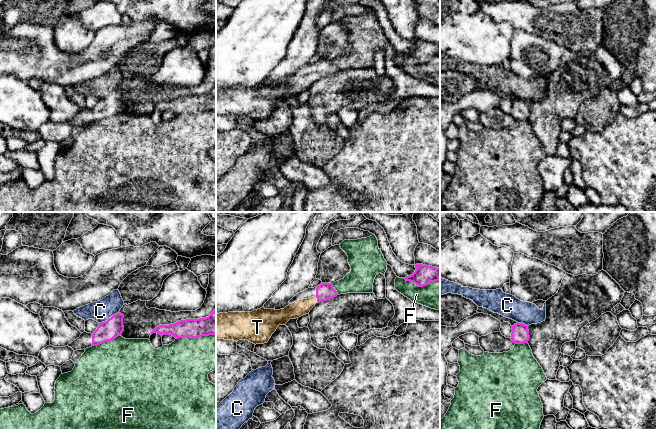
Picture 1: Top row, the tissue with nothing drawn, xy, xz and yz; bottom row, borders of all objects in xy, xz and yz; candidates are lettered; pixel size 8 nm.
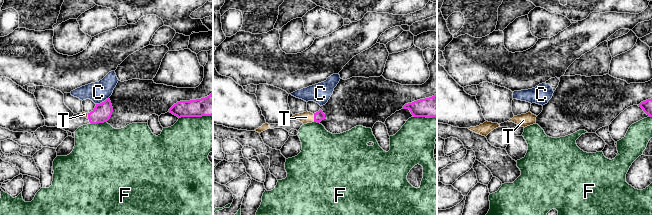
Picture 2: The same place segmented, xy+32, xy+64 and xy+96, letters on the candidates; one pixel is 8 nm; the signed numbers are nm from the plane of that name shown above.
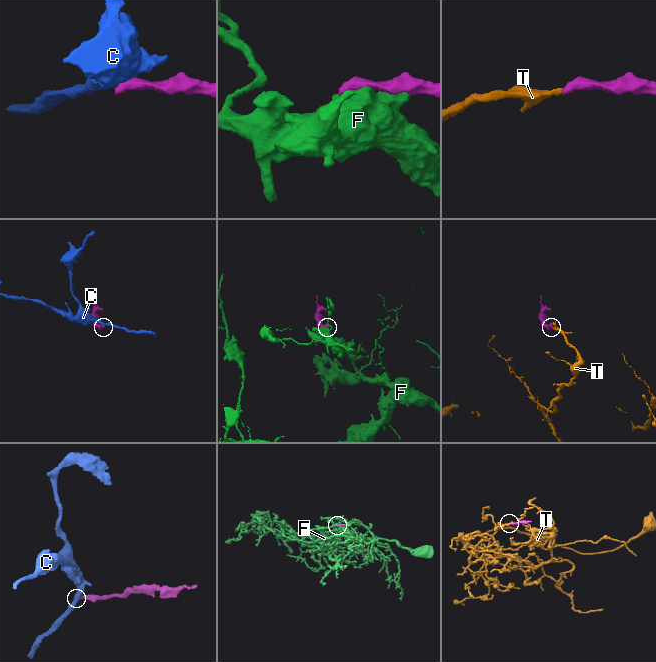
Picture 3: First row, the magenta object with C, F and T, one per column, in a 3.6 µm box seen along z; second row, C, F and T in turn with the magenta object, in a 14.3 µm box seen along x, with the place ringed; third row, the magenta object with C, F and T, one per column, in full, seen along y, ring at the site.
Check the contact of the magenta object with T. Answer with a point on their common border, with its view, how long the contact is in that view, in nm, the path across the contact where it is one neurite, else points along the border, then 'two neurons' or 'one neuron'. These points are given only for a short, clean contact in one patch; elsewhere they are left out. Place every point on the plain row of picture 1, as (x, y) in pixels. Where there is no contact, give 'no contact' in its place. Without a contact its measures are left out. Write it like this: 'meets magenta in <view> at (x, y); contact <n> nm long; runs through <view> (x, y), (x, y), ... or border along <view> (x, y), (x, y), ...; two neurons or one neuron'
meets magenta in xz at (317, 75); contact 40 nm long; runs through xz (325, 67), (317, 75), (302, 83); one neuron

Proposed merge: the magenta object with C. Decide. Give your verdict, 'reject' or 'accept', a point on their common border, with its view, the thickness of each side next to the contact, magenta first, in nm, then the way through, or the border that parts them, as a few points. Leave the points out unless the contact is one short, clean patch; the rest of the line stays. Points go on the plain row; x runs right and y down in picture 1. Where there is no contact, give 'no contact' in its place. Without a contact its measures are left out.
reject; meets magenta in xy at (109, 94); 160 nm thick on the magenta side, 170 nm on the other; border along xy (117, 88), (99, 99)

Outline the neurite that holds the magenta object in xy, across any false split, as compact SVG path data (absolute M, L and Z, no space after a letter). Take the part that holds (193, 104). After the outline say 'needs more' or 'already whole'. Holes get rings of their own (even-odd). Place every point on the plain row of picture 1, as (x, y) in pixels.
M216 85L206 94L186 95L170 101L159 101L150 108L161 112L170 110L176 115L198 114L216 110Z; already whole

